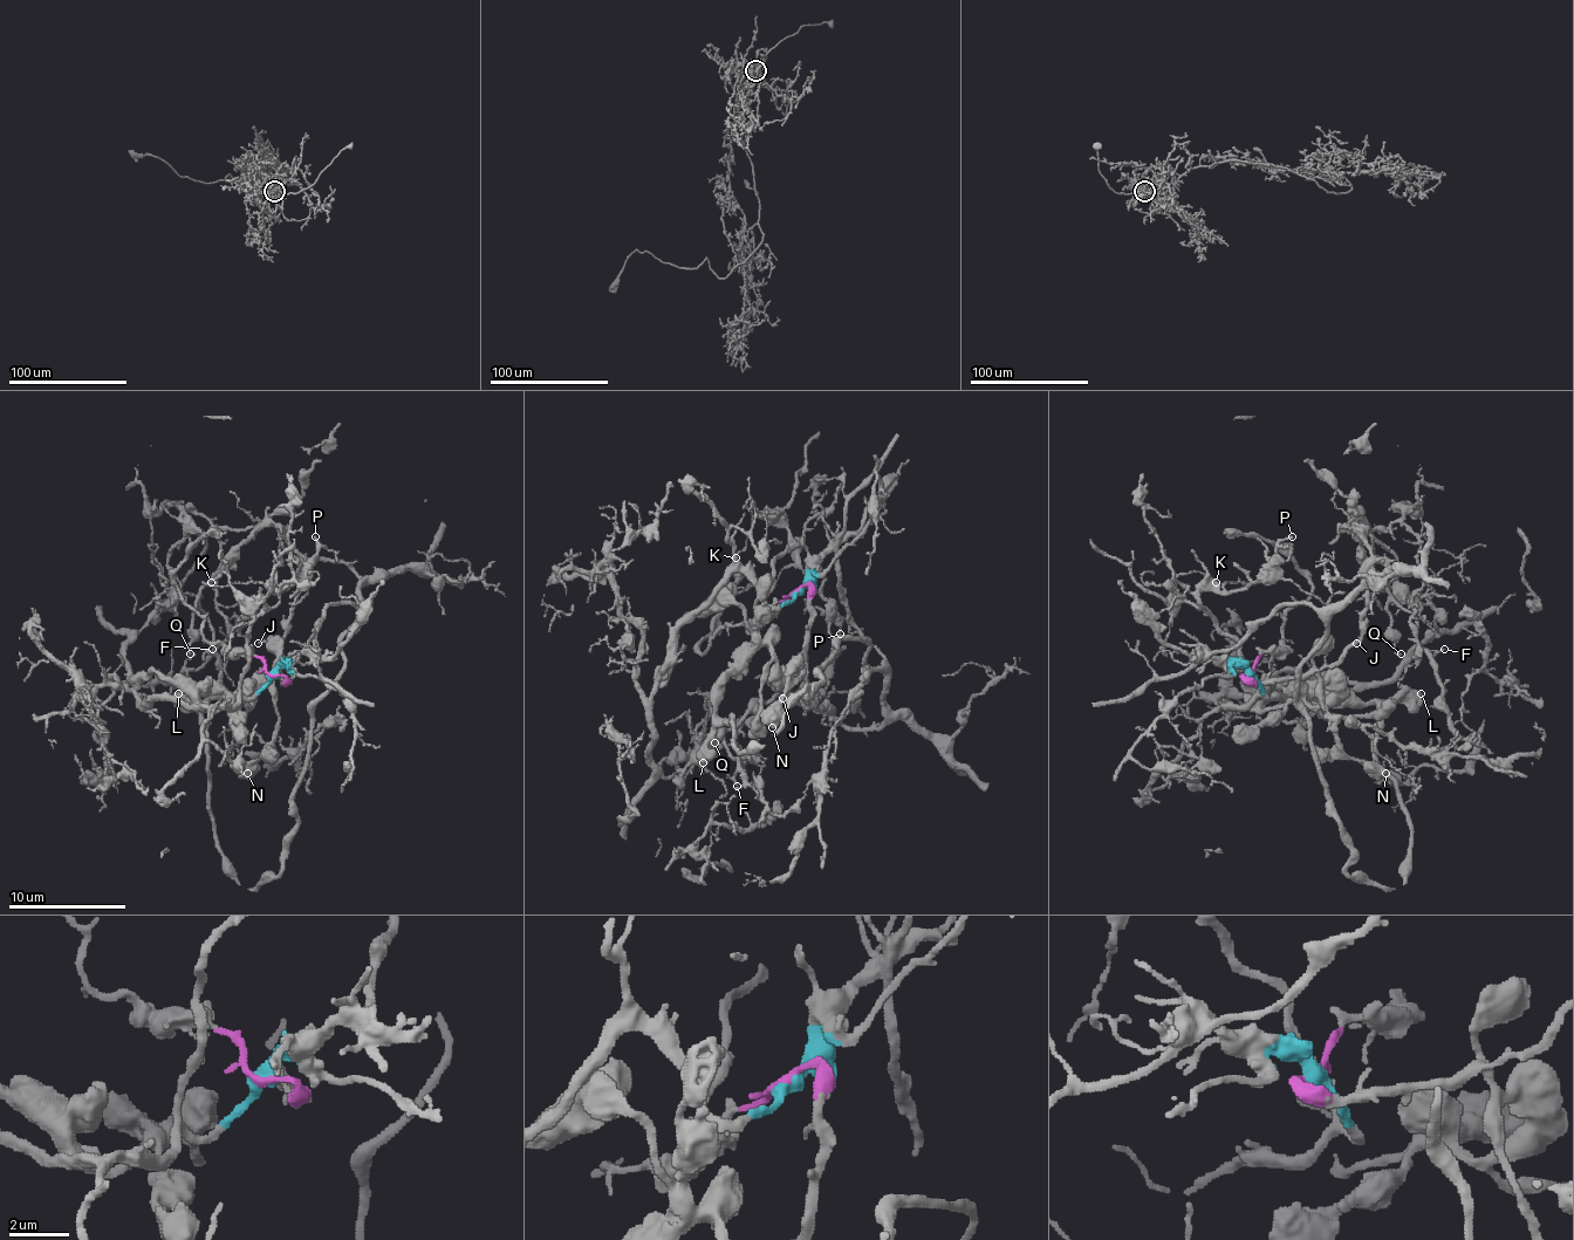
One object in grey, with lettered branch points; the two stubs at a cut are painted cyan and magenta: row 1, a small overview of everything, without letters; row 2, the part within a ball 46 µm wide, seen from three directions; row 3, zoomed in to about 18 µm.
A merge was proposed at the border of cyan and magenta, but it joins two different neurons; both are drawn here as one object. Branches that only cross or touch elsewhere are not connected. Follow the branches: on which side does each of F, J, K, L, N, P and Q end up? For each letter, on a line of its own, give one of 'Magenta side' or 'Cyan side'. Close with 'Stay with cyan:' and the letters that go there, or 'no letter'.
F: Magenta side
J: Magenta side
K: Cyan side
L: Magenta side
N: Magenta side
P: Cyan side
Q: Magenta side
Stay with cyan: K, P

